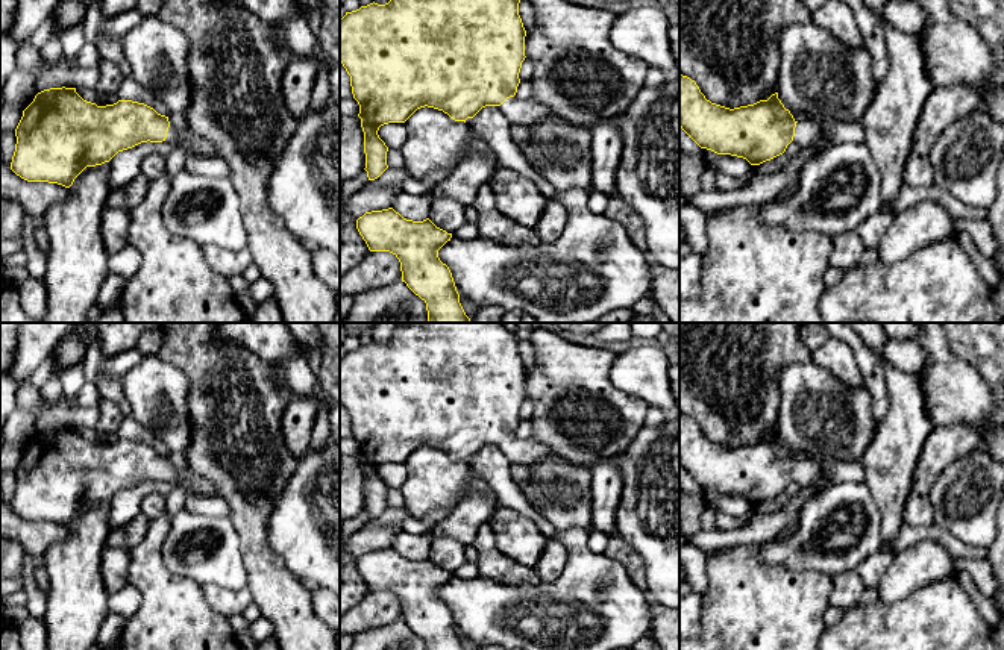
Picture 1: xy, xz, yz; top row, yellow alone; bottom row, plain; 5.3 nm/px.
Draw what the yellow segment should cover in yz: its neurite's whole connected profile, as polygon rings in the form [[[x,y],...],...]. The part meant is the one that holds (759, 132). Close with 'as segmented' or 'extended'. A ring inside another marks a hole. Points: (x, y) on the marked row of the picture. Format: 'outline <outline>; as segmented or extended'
outline [[[679,74],[679,127],[701,148],[743,158],[751,165],[760,165],[783,155],[792,141],[801,147],[810,147],[817,133],[817,127],[808,117],[801,121],[793,118],[778,98],[778,92],[767,100],[729,109],[707,100],[696,82],[682,74]]]; extended

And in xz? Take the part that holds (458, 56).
outline [[[390,0],[370,3],[340,18],[340,62],[350,76],[353,98],[359,105],[364,132],[366,171],[369,180],[378,179],[387,168],[388,147],[378,130],[388,123],[405,123],[417,109],[434,108],[455,121],[473,118],[485,106],[497,106],[510,123],[531,126],[547,118],[558,120],[534,98],[516,95],[519,73],[525,61],[525,36],[519,15],[520,0]]]; extended

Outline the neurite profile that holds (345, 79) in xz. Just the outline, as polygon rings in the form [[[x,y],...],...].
[[[340,61],[340,100],[350,98],[352,86],[350,86],[350,76],[347,74],[346,68],[343,67]]]

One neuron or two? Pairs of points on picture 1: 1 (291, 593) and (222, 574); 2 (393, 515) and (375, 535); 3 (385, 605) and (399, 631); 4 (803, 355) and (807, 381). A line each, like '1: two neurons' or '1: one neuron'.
1: two neurons
2: one neuron
3: two neurons
4: two neurons

